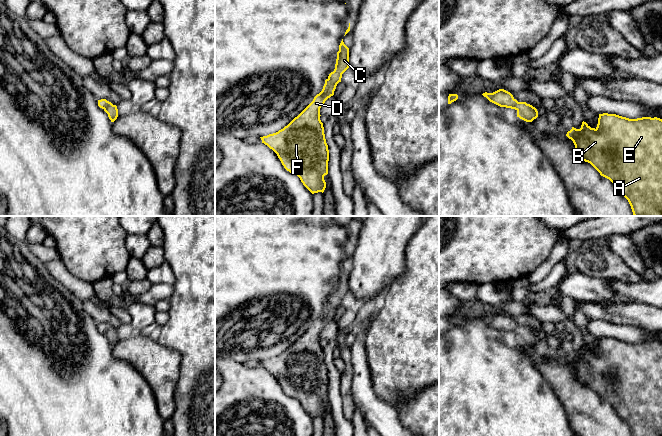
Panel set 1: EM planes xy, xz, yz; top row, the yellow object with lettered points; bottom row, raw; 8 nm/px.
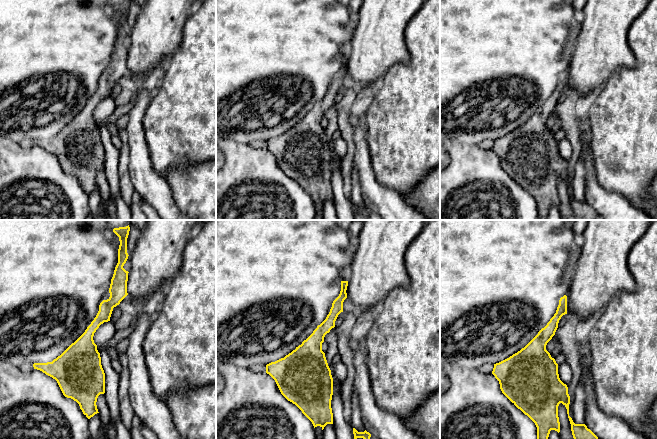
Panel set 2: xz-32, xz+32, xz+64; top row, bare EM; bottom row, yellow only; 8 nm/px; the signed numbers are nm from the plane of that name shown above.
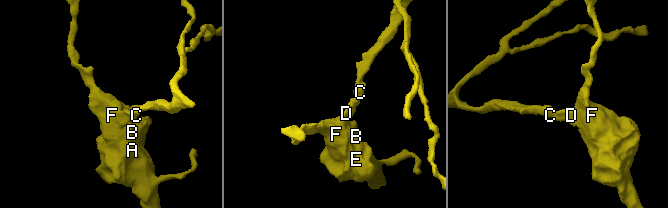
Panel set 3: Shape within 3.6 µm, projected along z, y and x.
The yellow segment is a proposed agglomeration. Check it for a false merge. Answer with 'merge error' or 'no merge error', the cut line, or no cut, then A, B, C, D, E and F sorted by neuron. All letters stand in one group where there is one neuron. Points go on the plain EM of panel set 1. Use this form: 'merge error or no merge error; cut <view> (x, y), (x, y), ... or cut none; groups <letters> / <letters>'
no merge error; cut none; groups A B C D E F

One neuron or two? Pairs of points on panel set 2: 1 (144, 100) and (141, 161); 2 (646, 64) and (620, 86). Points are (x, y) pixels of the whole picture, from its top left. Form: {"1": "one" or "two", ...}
{"1": "one", "2": "one"}

